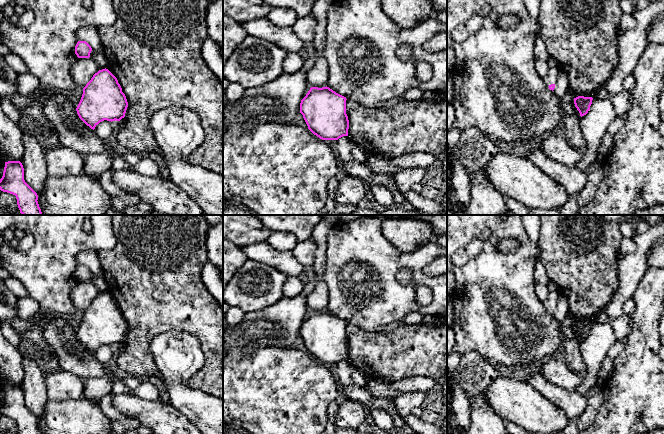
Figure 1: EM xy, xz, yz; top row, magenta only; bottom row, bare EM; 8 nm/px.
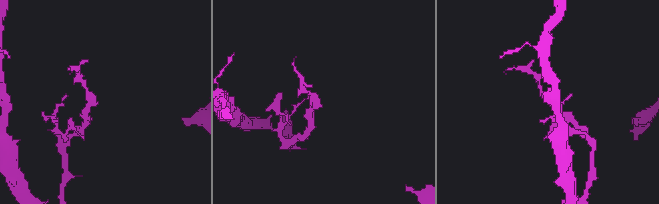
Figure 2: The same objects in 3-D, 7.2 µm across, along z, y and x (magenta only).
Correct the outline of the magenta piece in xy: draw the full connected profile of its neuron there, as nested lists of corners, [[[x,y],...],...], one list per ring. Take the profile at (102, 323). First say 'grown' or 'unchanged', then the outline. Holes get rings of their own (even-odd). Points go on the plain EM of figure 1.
unchanged; [[[102,293],[83,312],[76,332],[79,342],[91,353],[102,345],[120,345],[125,341],[128,326],[117,302]]]

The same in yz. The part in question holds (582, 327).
unchanged; [[[578,320],[574,322],[575,331],[579,335],[581,341],[586,339],[590,334],[592,324],[593,324],[592,321],[584,321],[584,320]]]

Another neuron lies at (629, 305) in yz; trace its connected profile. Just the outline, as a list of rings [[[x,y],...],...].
[[[632,297],[627,299],[623,305],[624,314],[631,316],[635,311],[635,307],[636,304],[634,299]]]

